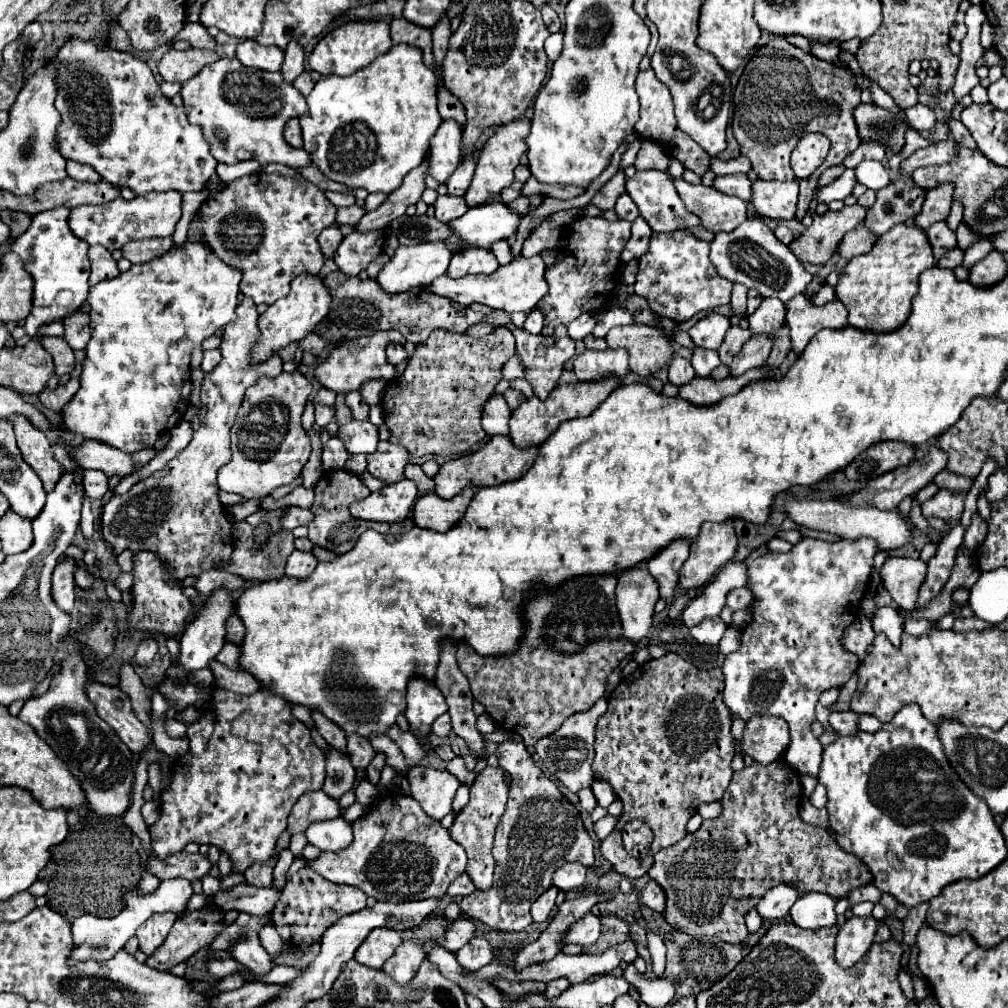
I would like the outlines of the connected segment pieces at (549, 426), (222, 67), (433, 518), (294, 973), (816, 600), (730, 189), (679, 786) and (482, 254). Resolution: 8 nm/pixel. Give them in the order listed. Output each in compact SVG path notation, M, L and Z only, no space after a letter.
M606 376L602 380L590 380L590 382L576 382L576 384L562 384L556 386L546 400L538 400L538 396L532 396L524 400L510 418L510 438L518 446L528 446L528 444L542 444L564 420L572 420L578 416L588 416L600 402L610 396L614 388L618 388L618 376Z
M220 58L184 82L180 94L188 122L202 128L210 152L218 162L236 164L256 160L262 166L284 164L296 170L312 164L306 150L296 150L284 140L284 122L302 116L308 112L308 106L300 92L282 80L280 72L246 68L236 58Z
M468 484L466 490L462 490L450 500L442 500L436 492L420 496L414 504L414 524L420 528L432 528L436 532L448 532L450 526L460 522L476 490L476 486Z
M274 966L270 970L270 974L266 974L266 978L260 978L260 982L276 982L276 984L288 984L294 978L298 978L302 974L300 968L296 966Z
M804 536L786 554L774 554L764 550L758 558L746 560L748 564L748 588L754 594L750 608L752 620L742 628L742 644L736 652L728 654L722 666L724 672L724 704L732 716L744 720L758 714L780 716L790 726L790 748L786 762L800 774L818 778L822 746L810 732L810 724L816 718L814 706L820 694L832 686L842 686L850 674L858 668L860 660L856 654L842 646L844 630L856 620L860 600L868 588L872 558L878 546L874 540L818 540Z
M724 174L724 176L716 176L712 186L724 194L732 194L738 196L742 200L750 200L750 186L752 182L748 180L746 174Z
M668 652L662 658L652 658L646 664L638 666L638 670L632 676L622 678L622 682L608 698L608 710L602 714L596 726L596 744L594 744L596 758L592 770L594 778L610 782L616 796L624 802L624 812L618 818L616 828L610 832L606 840L602 840L600 846L602 856L614 866L616 872L628 878L640 878L650 870L654 862L652 856L632 858L622 848L622 828L630 820L642 820L652 828L654 840L650 854L656 854L658 850L672 846L686 836L686 822L690 820L692 814L696 814L700 802L720 800L722 794L726 792L732 778L730 762L736 750L734 750L734 736L730 732L732 726L730 712L712 712L714 706L720 702L722 696L720 688L722 684L718 684L718 688L712 686L712 676L708 672L702 674L682 656Z
M462 250L452 256L448 276L450 278L460 278L466 274L490 274L498 268L498 260L492 252L486 250Z

